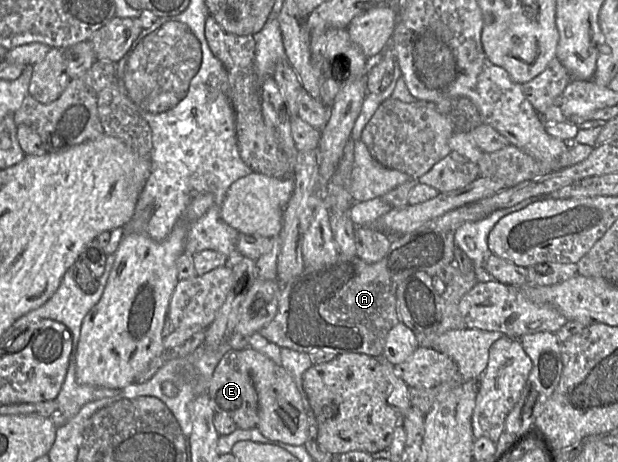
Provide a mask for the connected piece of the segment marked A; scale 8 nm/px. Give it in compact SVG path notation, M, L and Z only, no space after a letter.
M475 202L459 207L435 218L411 233L391 238L386 255L378 262L368 264L358 256L340 254L334 262L305 266L303 271L290 279L282 288L275 317L257 333L281 348L310 353L323 350L335 355L359 353L380 358L386 336L399 320L396 291L398 285L410 275L423 271L436 277L438 271L448 264L455 264L454 235L466 222L481 220L493 211Z

